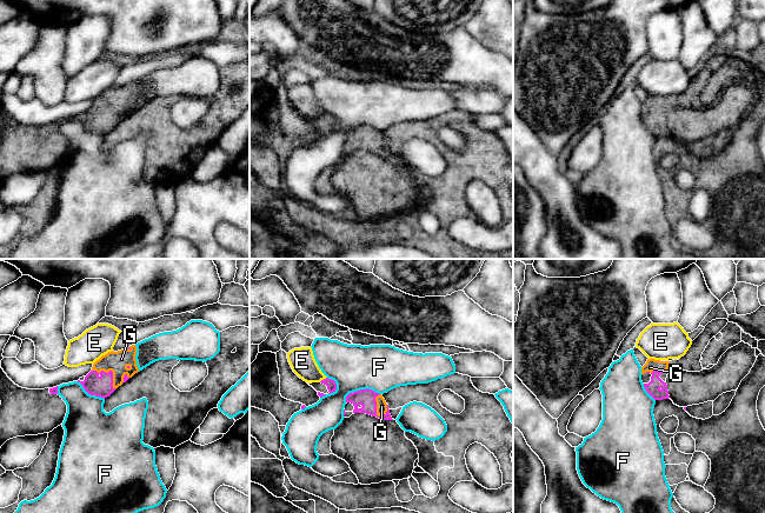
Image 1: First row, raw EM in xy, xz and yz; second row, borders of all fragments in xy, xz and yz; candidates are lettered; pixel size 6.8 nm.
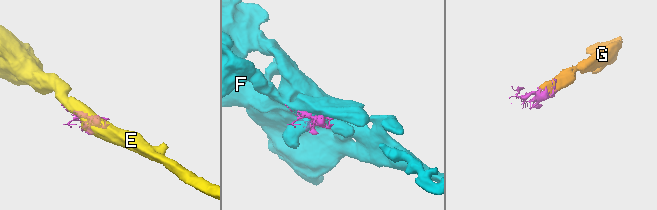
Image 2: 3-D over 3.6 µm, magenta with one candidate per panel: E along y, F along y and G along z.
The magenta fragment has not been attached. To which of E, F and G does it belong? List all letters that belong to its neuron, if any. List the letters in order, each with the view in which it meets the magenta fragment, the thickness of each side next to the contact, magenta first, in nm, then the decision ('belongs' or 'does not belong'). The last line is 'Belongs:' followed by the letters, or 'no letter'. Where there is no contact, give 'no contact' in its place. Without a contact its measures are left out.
E: xz | 70/170 nm | does not belong
F: xz | 120/320 nm | does not belong
G: xz | 120/80 nm | belongs
Belongs: G

